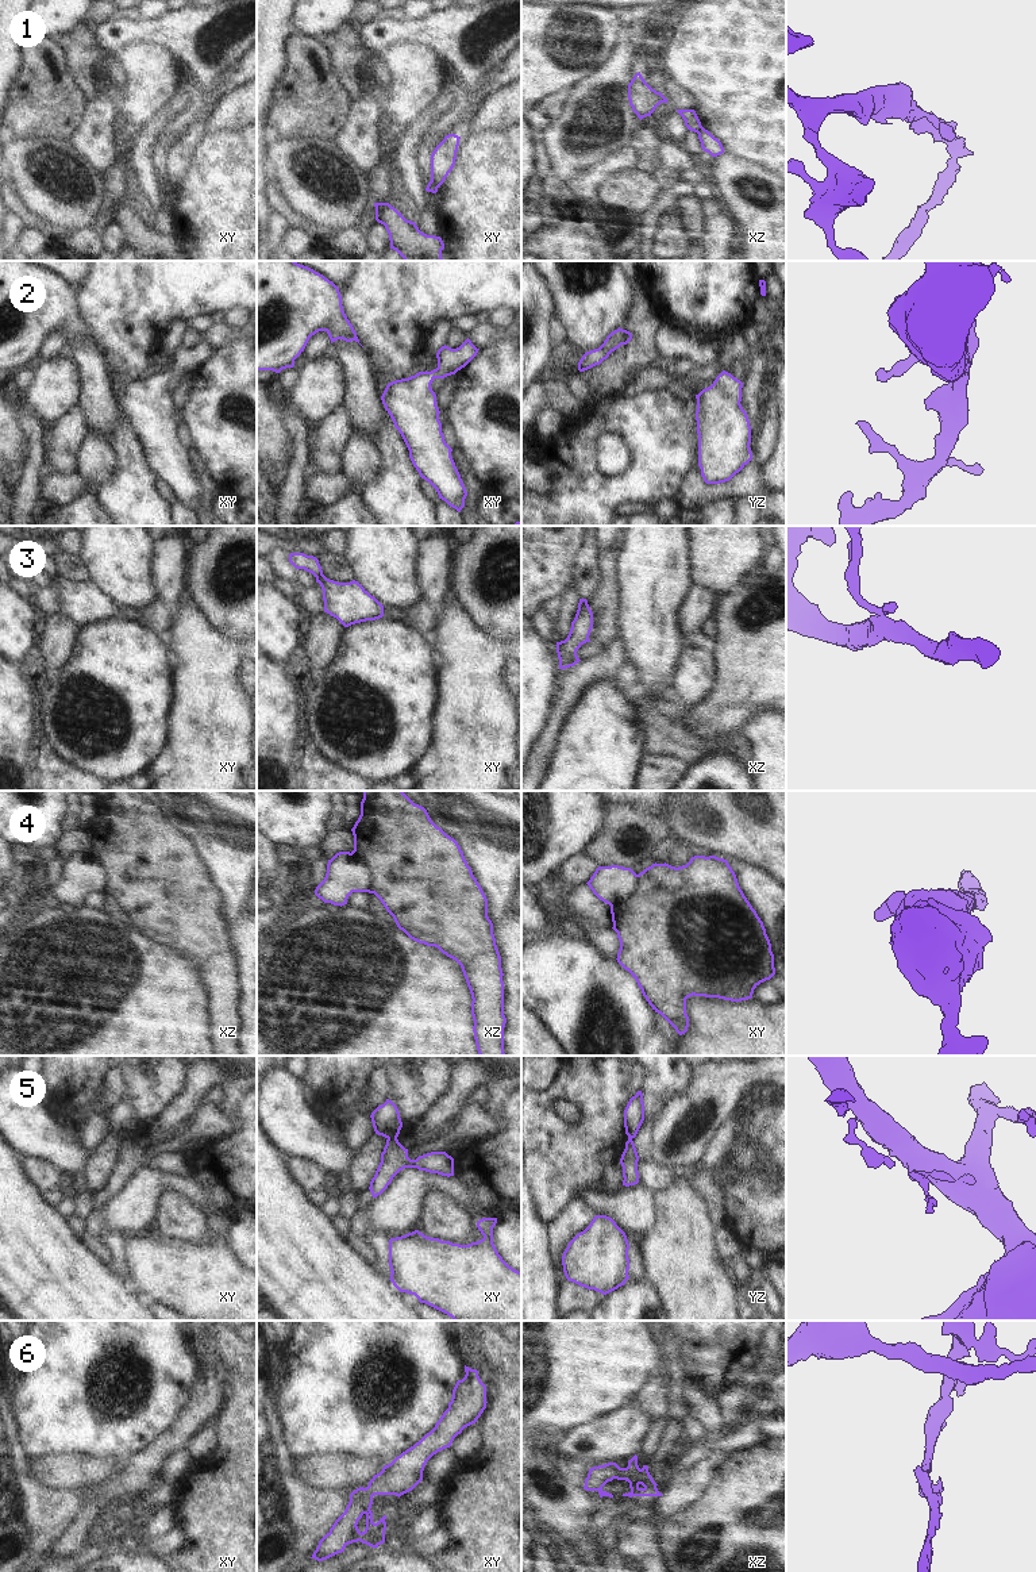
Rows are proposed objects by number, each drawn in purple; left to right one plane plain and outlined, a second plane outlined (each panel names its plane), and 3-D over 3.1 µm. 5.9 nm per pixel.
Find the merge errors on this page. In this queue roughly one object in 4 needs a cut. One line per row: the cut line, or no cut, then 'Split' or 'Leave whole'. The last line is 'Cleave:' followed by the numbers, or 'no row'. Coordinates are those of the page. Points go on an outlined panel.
1: Split along xz (701, 126), (697, 133). Split
2: No split. Leave whole
3: Split along xy (322, 573), (316, 577). Split
4: Split along xz (350, 853), (361, 860), (370, 873), (370, 886), (366, 891). Split
5: Split along xy (388, 1137), (396, 1138). Split
6: No split. Leave whole
Cleave: 1, 3, 4, 5

